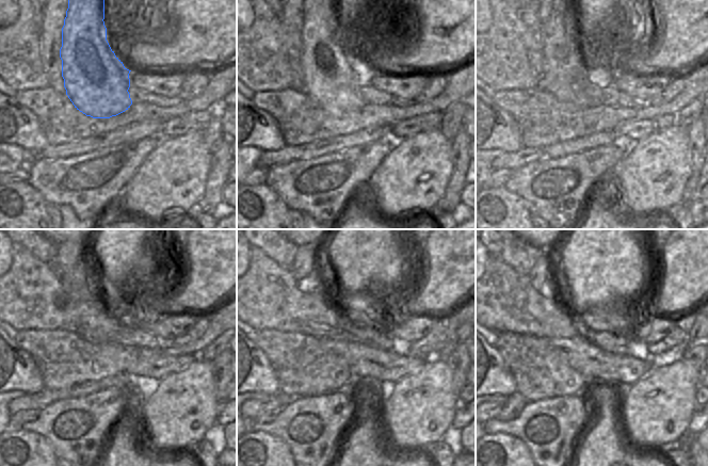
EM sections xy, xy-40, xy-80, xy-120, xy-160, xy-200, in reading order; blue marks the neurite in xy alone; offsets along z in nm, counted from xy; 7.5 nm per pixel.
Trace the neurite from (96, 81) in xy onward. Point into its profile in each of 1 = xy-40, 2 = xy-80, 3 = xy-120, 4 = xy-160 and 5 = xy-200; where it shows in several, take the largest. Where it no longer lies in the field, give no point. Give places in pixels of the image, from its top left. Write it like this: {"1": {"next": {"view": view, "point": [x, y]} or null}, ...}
{"1": {"next": {"view": "xy-40", "point": [331, 73]}}, "2": {"next": {"view": "xy-80", "point": [562, 50]}}, "3": {"next": {"view": "xy-120", "point": [82, 283]}}, "4": {"next": {"view": "xy-160", "point": [317, 282]}}, "5": {"next": {"view": "xy-200", "point": [551, 285]}}}

